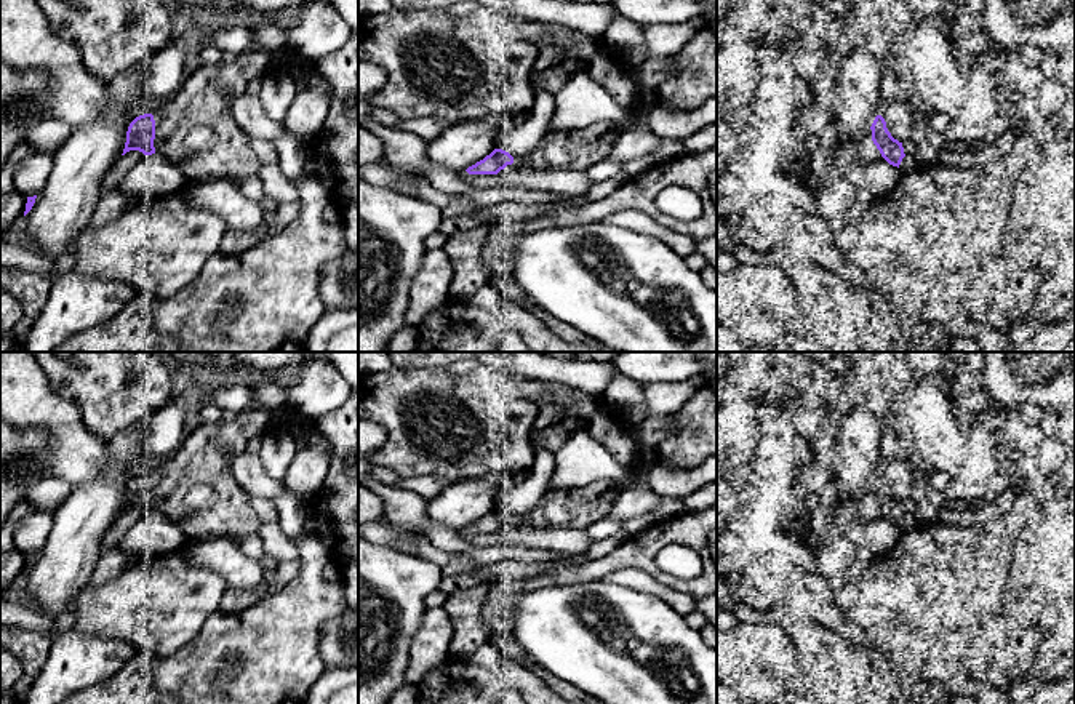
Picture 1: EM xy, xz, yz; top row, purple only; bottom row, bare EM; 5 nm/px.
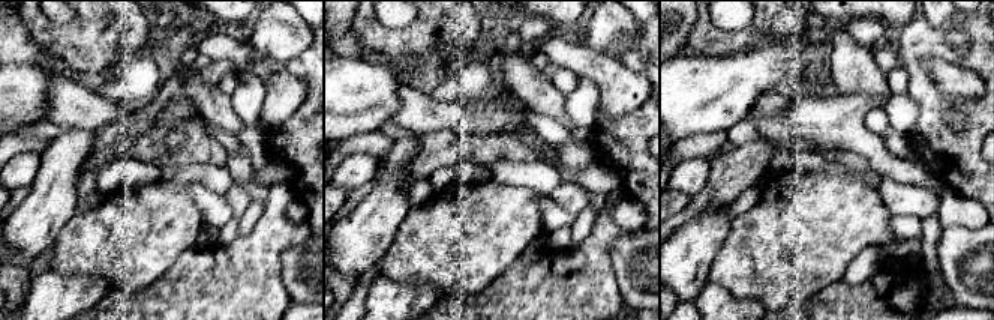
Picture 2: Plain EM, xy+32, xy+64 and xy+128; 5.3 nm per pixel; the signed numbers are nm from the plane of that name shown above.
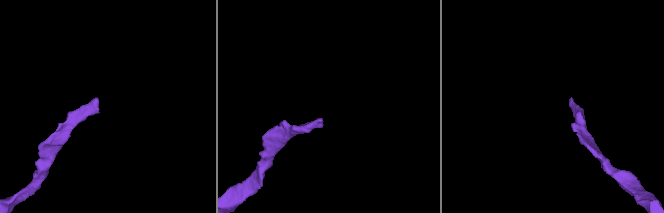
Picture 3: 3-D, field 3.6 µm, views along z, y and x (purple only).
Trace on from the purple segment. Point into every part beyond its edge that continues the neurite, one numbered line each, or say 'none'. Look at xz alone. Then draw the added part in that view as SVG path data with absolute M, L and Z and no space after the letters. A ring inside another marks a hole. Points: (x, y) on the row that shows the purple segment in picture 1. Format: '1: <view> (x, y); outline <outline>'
1: xz (575, 149); outline M609 122L584 130L549 131L530 154L514 158L514 166L520 171L585 171L608 158L622 131L624 126Z

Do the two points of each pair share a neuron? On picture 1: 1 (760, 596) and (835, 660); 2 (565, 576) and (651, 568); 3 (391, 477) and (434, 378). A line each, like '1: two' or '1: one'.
1: two
2: one
3: two

